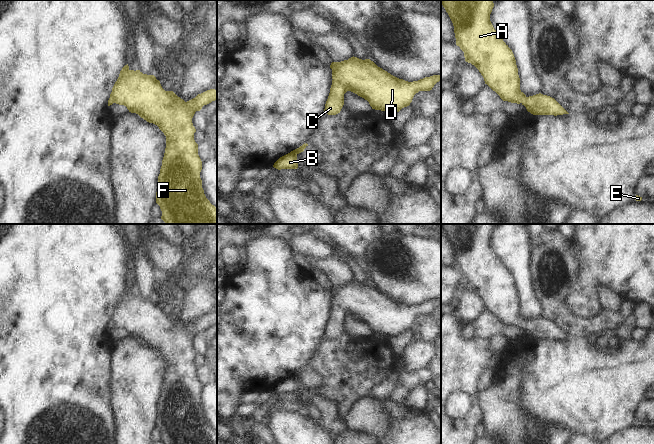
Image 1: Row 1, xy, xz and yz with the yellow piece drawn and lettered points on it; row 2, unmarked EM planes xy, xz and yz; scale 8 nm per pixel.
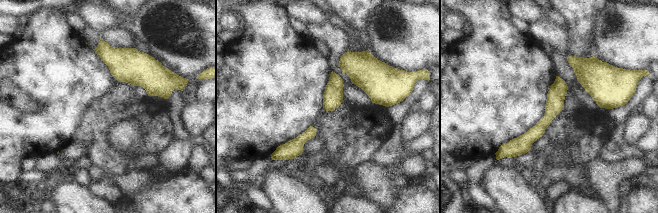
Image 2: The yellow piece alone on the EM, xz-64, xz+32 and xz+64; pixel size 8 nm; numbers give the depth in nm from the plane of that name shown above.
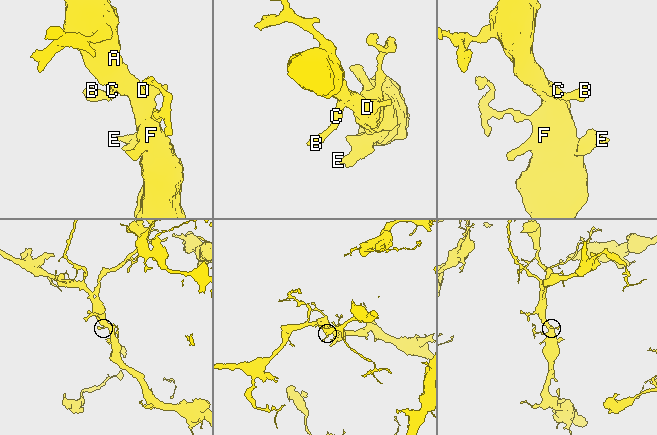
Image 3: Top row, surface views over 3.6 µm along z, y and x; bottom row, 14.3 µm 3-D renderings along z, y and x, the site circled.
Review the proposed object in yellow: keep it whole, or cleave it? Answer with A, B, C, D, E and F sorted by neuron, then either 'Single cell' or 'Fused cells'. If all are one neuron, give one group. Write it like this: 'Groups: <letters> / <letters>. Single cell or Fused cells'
Groups: A B C D E F. Single cell.

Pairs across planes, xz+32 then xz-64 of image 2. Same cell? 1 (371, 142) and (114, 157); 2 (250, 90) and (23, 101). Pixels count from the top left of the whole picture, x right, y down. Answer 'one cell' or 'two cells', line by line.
1: one cell
2: two cells

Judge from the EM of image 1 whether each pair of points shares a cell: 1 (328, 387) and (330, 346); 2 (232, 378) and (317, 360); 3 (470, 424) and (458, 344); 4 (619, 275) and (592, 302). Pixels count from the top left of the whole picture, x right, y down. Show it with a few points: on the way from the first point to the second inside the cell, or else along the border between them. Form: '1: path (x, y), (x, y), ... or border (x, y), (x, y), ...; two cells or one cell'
1: path (330, 377), (330, 356); one cell
2: border (319, 341), (312, 356), (304, 366); two cells
3: path (474, 404), (473, 392), (459, 370), (458, 364); one cell
4: path (609, 275), (604, 275), (592, 287), (592, 292); one cell

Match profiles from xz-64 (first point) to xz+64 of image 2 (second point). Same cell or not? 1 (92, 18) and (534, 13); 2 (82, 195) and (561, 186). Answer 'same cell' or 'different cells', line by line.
1: same cell
2: different cells

